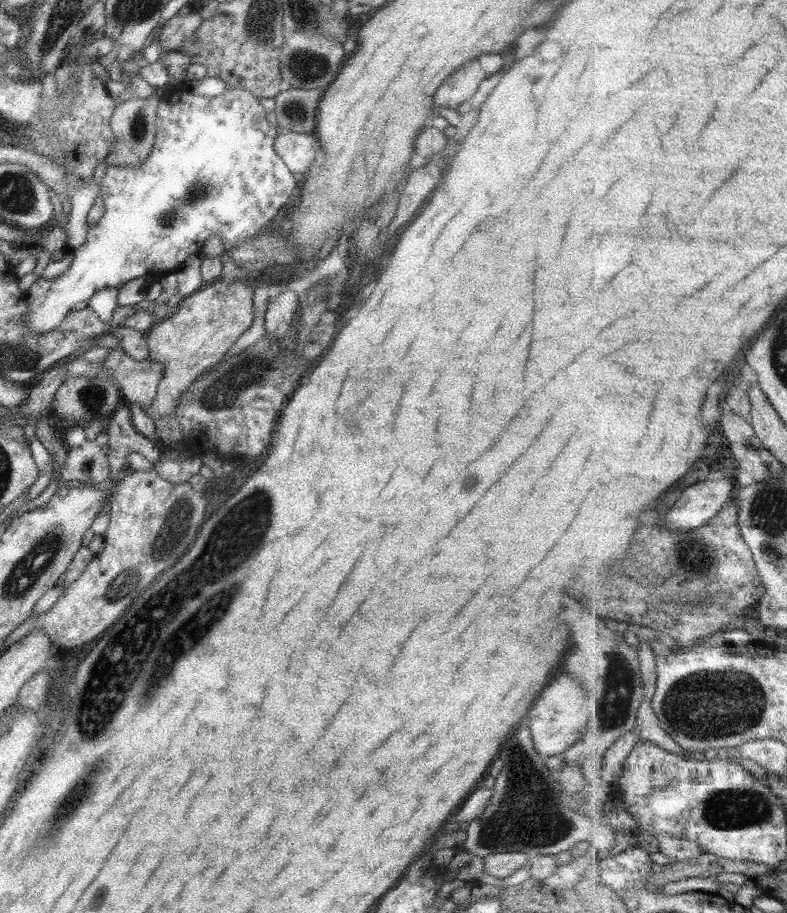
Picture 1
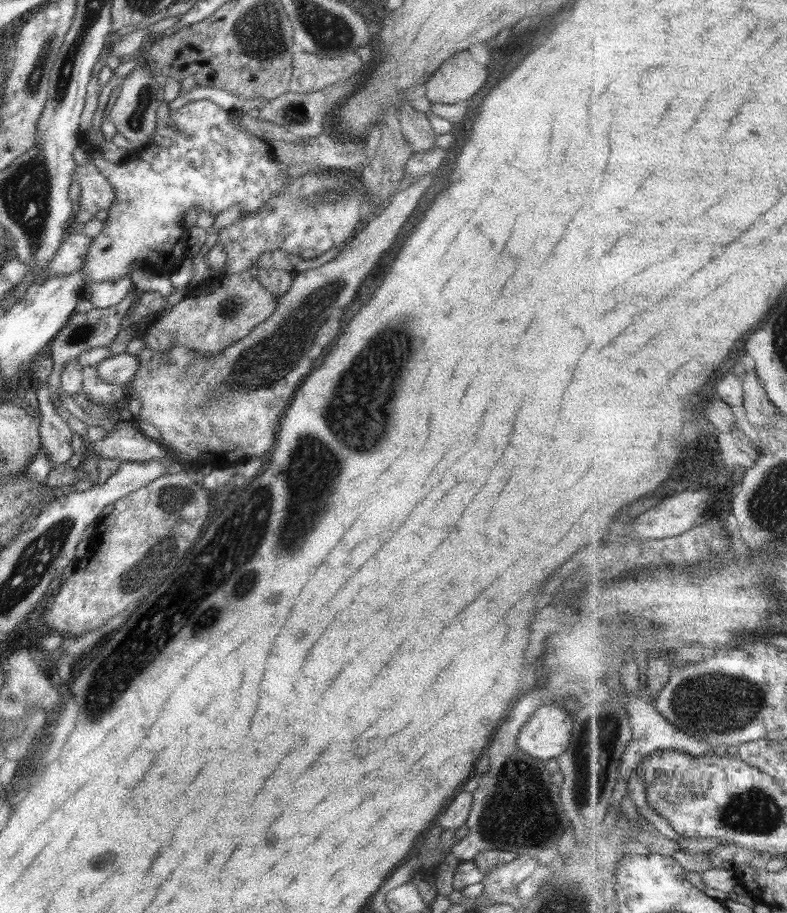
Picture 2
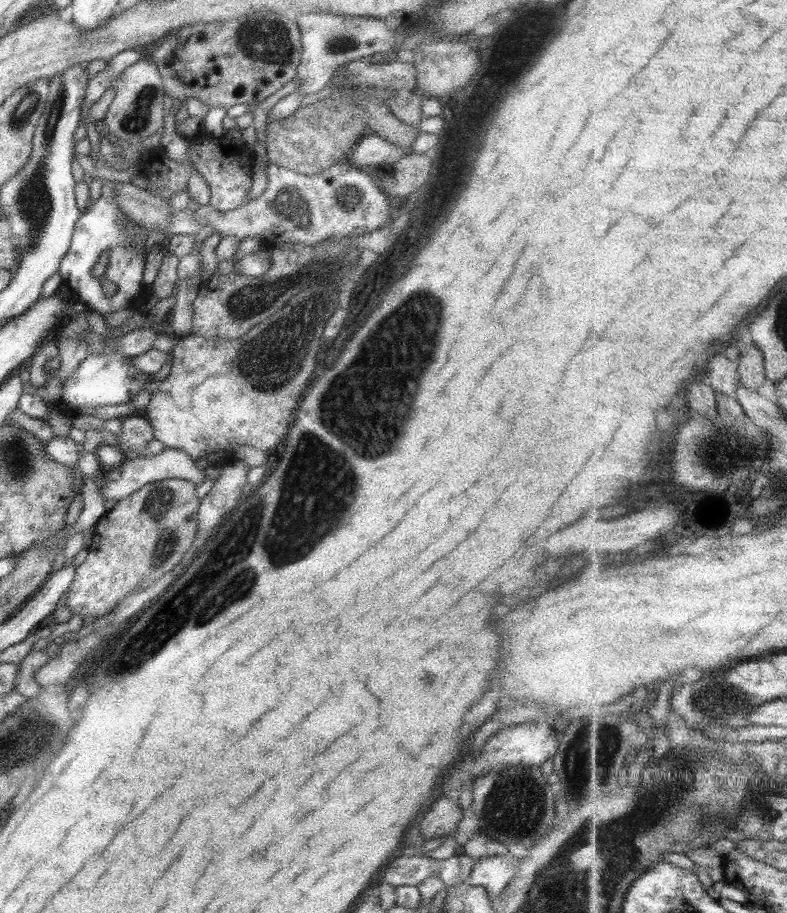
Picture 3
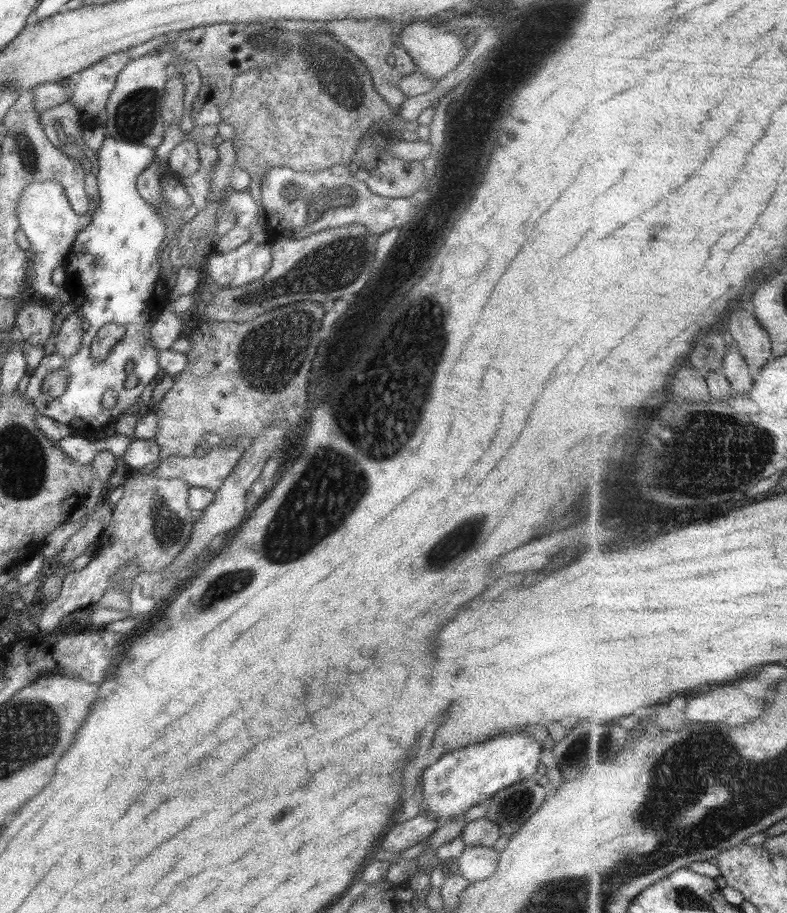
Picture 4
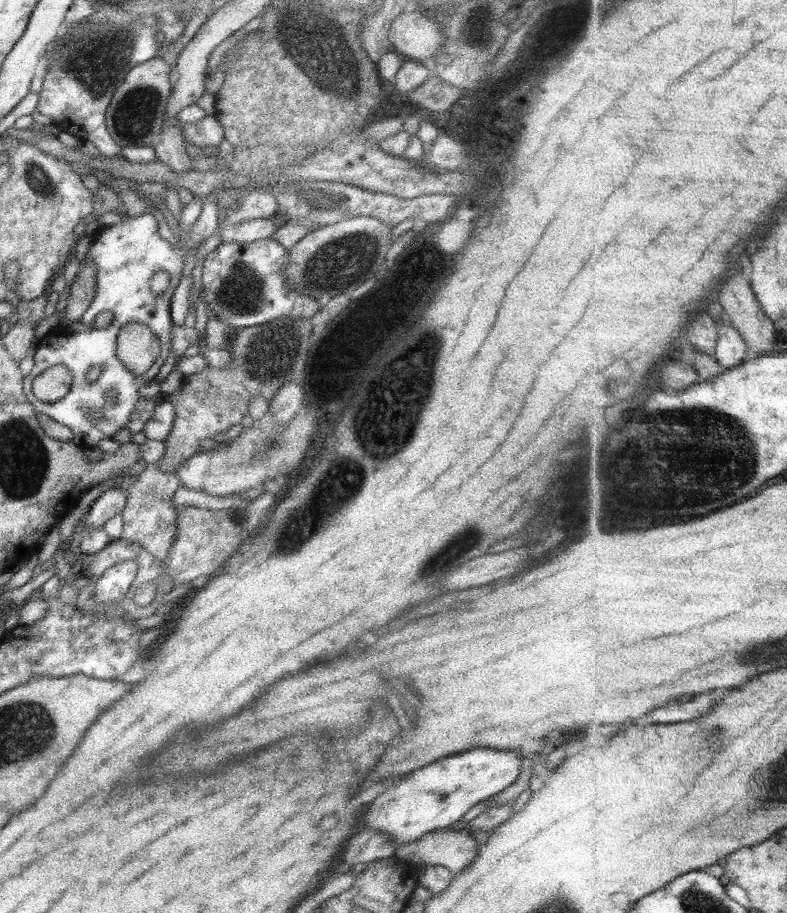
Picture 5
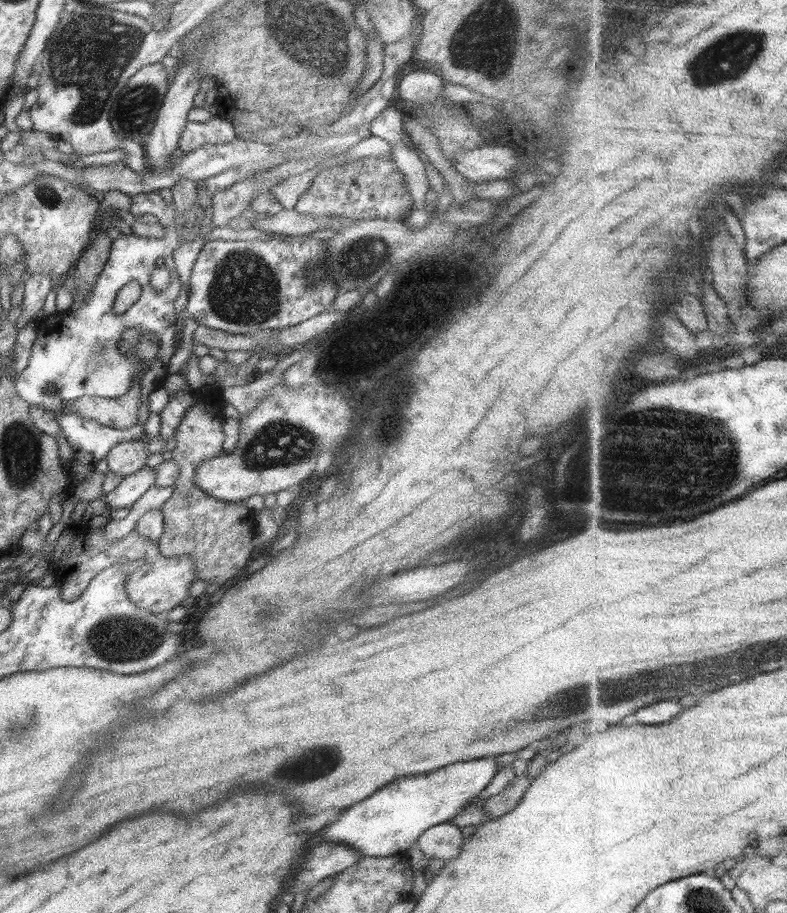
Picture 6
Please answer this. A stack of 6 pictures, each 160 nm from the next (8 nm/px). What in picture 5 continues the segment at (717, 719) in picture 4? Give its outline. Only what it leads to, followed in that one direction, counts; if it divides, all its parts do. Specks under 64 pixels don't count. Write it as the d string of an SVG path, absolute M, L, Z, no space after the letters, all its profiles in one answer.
M701 694L697 700L675 700L647 715L655 724L687 722L712 712L715 705L717 700L711 694Z

